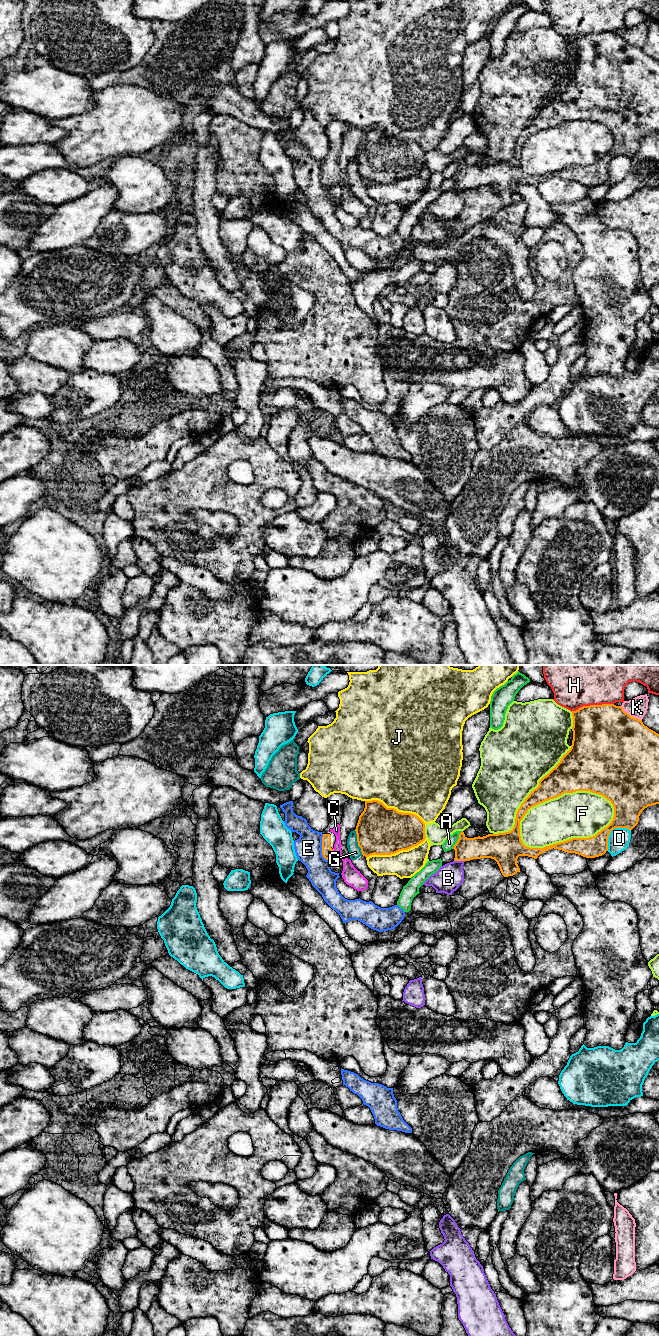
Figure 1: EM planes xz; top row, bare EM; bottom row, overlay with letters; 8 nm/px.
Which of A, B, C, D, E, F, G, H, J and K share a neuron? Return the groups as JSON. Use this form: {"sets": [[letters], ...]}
{"sets": [["A"], ["B"], ["C"], ["D"], ["E"], ["F"], ["G"], ["H"], ["J"], ["K"]]}

